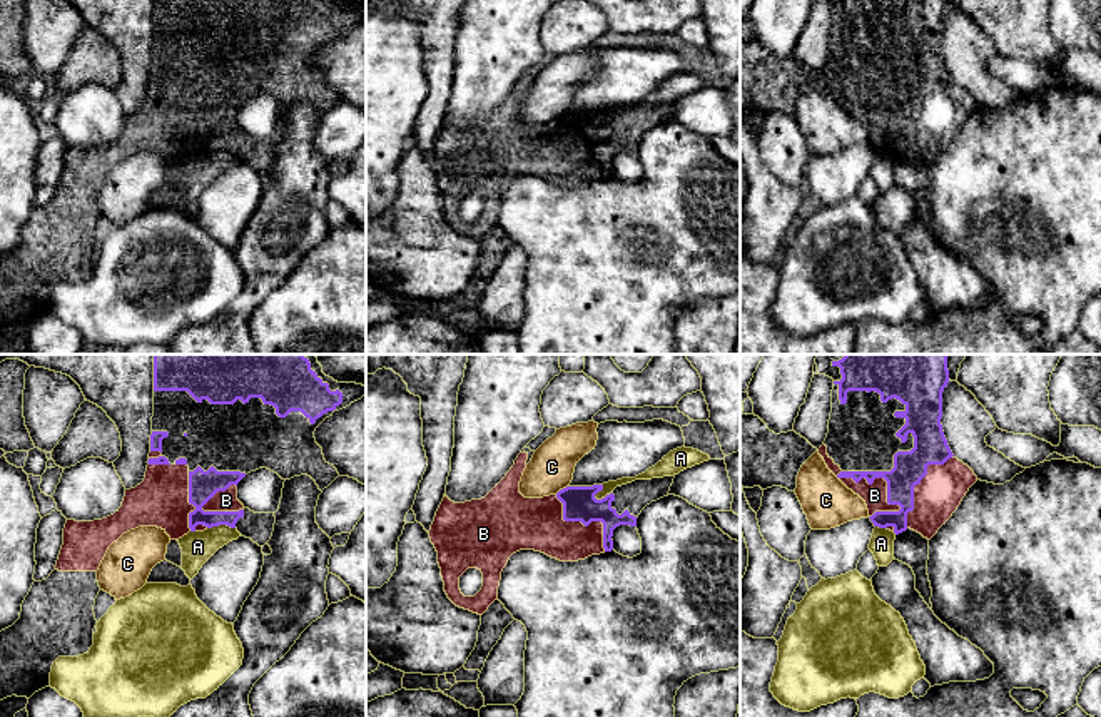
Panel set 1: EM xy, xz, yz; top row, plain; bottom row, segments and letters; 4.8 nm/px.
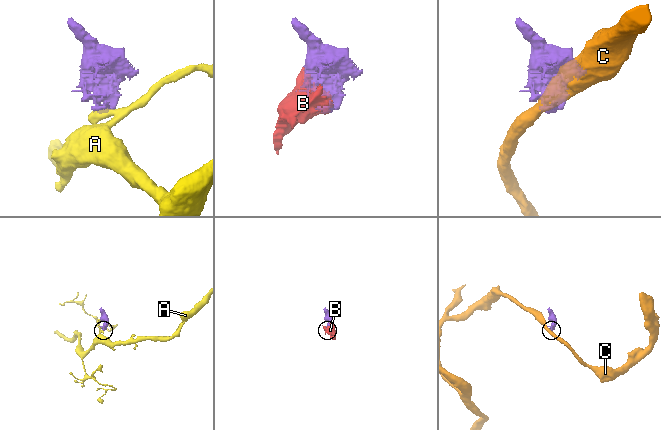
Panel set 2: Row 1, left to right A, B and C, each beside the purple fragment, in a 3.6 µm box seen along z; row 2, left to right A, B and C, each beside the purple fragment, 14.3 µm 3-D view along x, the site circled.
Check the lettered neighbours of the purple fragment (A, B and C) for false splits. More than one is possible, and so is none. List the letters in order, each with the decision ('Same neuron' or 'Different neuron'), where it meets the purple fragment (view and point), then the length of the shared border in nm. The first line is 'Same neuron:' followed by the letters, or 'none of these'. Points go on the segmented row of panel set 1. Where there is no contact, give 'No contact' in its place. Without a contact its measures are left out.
Same neuron: B
A: Different neuron. Touches purple at xz (602, 498). Shared border 90 nm
B: Same neuron. Touches purple at yz (877, 477). Shared border 360 nm
C: Different neuron. Touches purple at xz (563, 488). Shared border 80 nm

